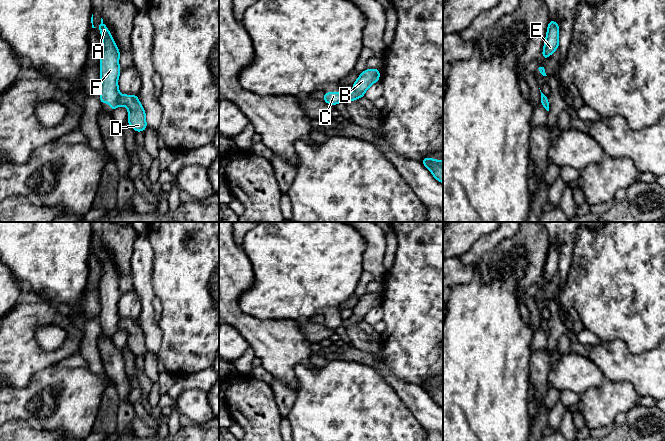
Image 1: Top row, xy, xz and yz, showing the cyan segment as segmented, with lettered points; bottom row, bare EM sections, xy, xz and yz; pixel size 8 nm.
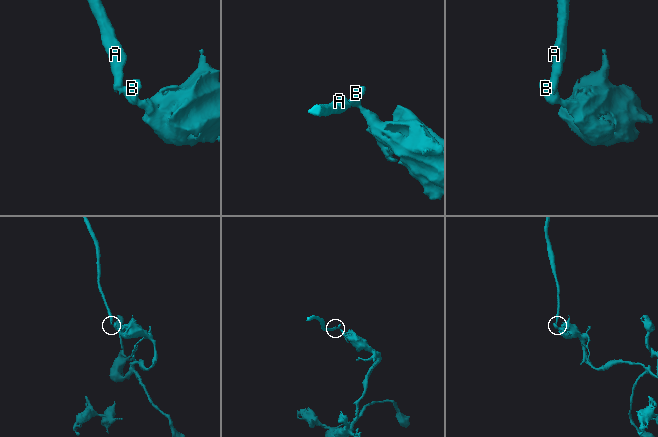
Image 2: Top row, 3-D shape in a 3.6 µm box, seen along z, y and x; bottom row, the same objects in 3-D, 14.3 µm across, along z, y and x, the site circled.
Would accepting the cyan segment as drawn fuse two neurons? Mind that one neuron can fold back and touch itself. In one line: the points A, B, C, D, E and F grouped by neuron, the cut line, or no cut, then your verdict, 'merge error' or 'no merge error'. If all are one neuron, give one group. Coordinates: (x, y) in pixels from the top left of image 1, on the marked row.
groups A C E F / B D; cut xy (120, 95), (118, 105); merge error

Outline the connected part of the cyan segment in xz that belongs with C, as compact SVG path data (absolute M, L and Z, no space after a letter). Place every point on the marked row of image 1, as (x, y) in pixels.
M327 92L324 93L324 101L327 104L335 105L343 101L343 95L341 92Z

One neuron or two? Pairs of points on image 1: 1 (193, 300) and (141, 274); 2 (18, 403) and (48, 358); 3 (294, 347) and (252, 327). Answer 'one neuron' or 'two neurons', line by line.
1: two neurons
2: two neurons
3: one neuron

